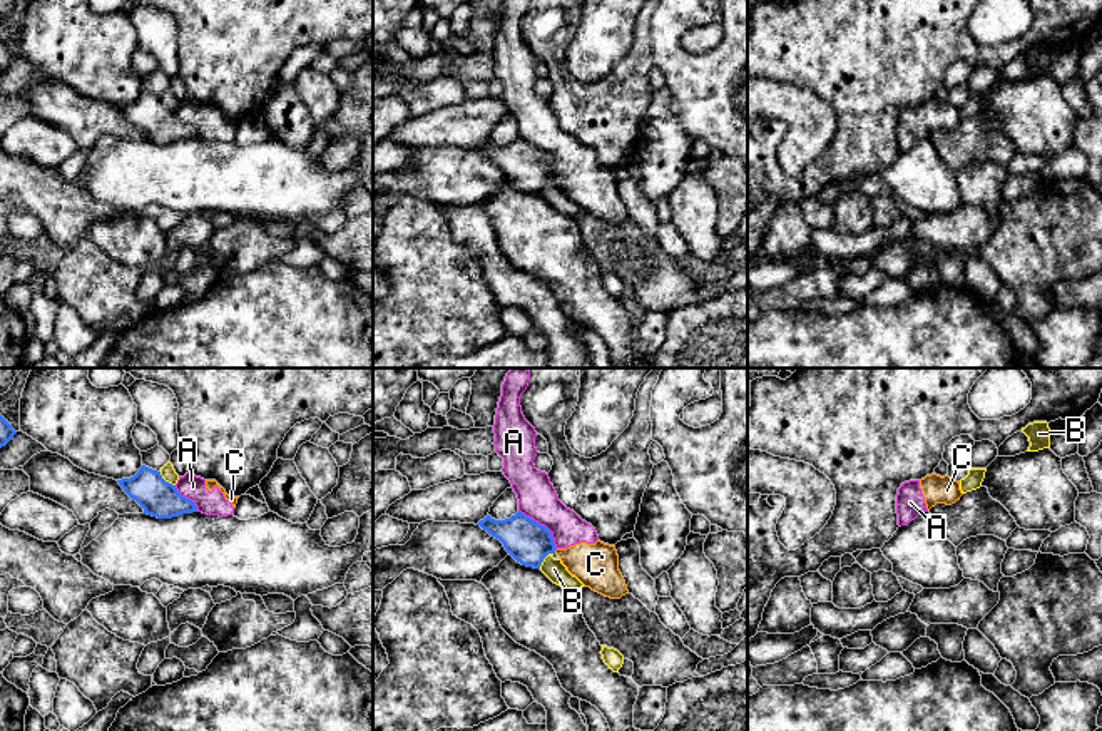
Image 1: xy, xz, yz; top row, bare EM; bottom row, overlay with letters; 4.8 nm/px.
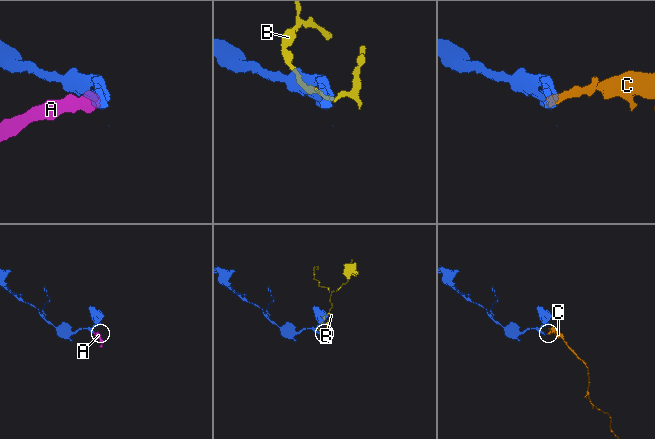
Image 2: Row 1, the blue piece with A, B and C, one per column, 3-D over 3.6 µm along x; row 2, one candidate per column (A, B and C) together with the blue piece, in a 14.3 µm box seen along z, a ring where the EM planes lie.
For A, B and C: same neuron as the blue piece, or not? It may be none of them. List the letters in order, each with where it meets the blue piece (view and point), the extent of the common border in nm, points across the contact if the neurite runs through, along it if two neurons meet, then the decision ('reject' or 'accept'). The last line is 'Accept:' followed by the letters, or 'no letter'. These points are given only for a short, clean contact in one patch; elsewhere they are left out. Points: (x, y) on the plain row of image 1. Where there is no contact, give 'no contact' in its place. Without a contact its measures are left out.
A: meets blue in xz at (544, 151); contact 260 nm long; border along xz (519, 136), (550, 158), (556, 174); reject
B: meets blue in xy at (164, 106); contact 100 nm long; reject
C: meets blue in xz at (556, 174); contact 30 nm long; border along xz (557, 174), (554, 178); reject
Accept: no letter

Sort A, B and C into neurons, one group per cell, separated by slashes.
A C / B

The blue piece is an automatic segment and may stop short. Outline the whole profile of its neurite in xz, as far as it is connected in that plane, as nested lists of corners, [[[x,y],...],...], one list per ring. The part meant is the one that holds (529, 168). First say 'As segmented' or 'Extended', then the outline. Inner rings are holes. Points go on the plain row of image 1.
As segmented. [[[522,137],[505,146],[487,141],[477,151],[498,164],[505,176],[527,192],[540,194],[543,184],[557,176],[552,157]]]

